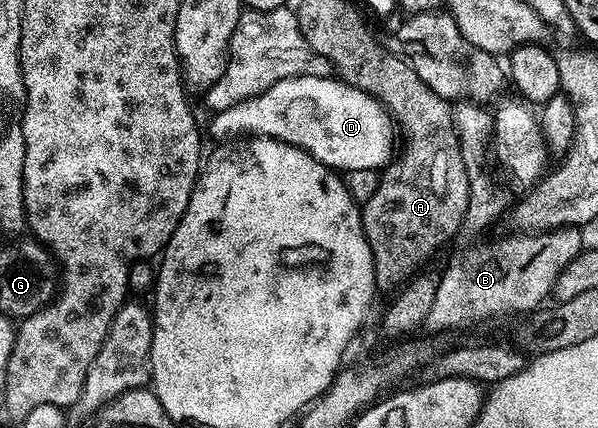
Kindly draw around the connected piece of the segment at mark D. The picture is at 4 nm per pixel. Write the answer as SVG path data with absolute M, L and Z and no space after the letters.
M334 75L280 79L268 87L268 91L244 99L244 103L236 103L236 107L214 113L212 119L214 122L210 129L216 136L222 137L218 139L232 139L237 135L274 137L289 145L299 145L306 153L312 154L320 163L335 171L360 171L360 167L381 170L390 164L396 153L396 121L390 110L372 94L365 93Z

